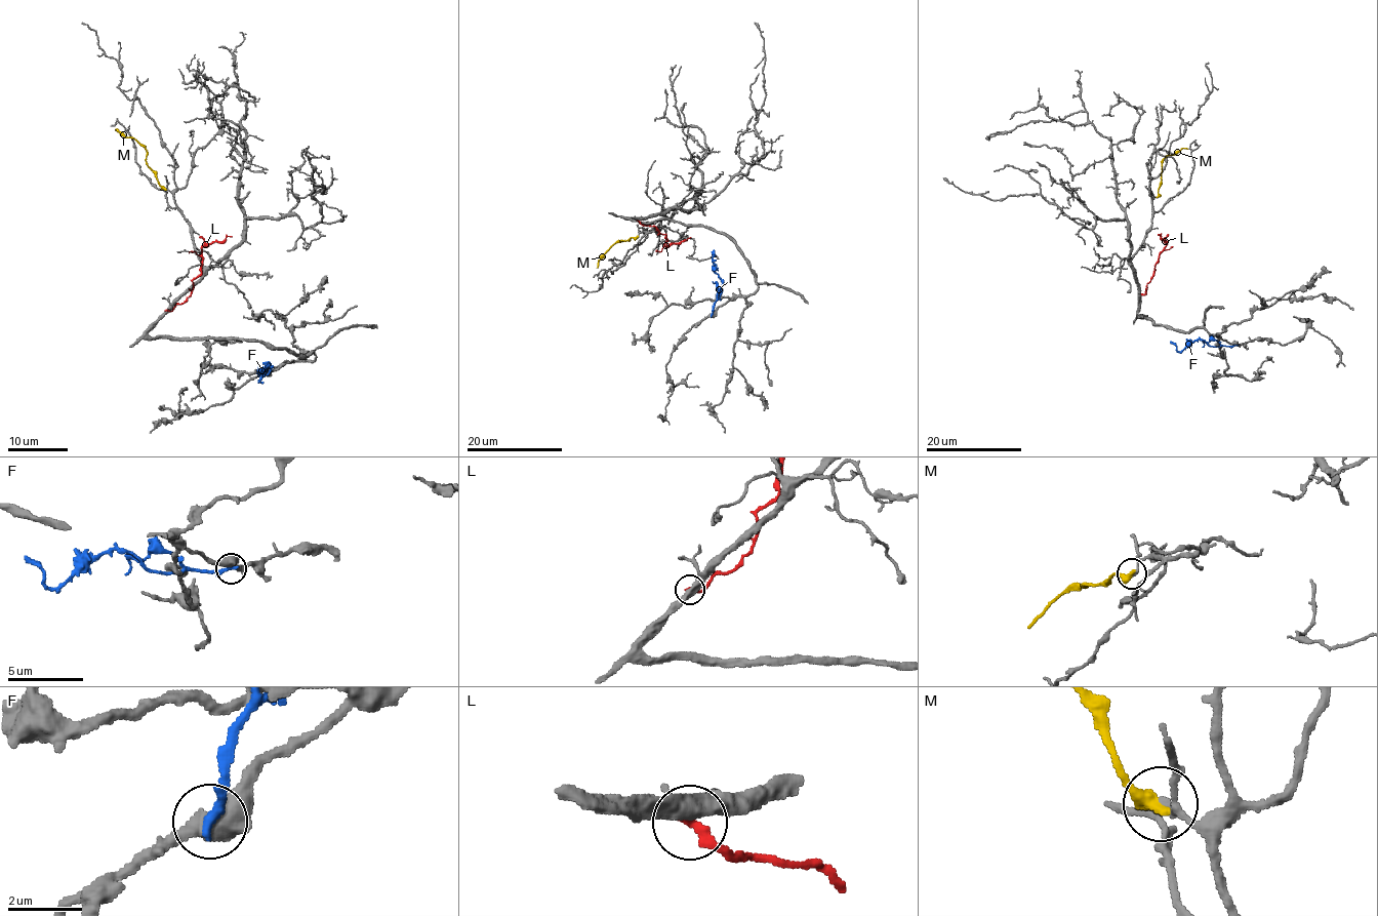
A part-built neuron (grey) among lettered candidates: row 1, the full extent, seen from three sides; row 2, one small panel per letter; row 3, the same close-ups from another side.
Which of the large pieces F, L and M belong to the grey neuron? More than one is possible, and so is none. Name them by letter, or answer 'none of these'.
none of these

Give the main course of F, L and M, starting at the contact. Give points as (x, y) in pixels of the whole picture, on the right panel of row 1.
F: (1235, 346), (1213, 347), (1200, 340), (1178, 352), (1170, 341)
L: (1141, 293), (1145, 292), (1156, 263), (1166, 243), (1158, 235)
M: (1158, 196), (1162, 161), (1182, 148), (1187, 149)

